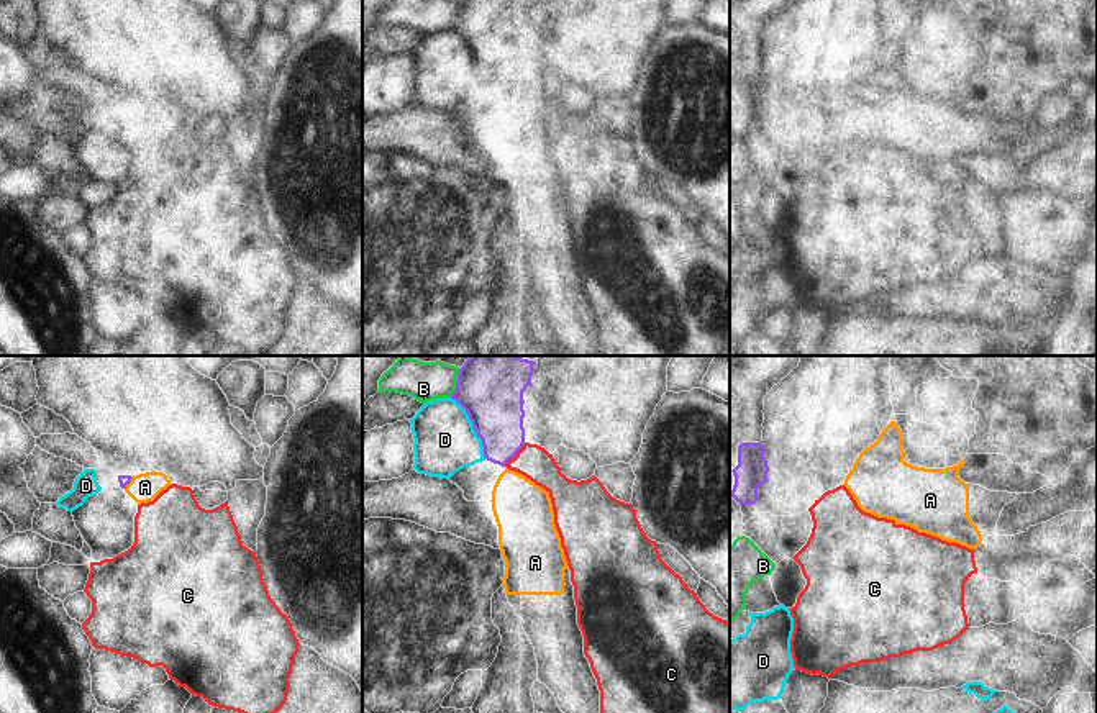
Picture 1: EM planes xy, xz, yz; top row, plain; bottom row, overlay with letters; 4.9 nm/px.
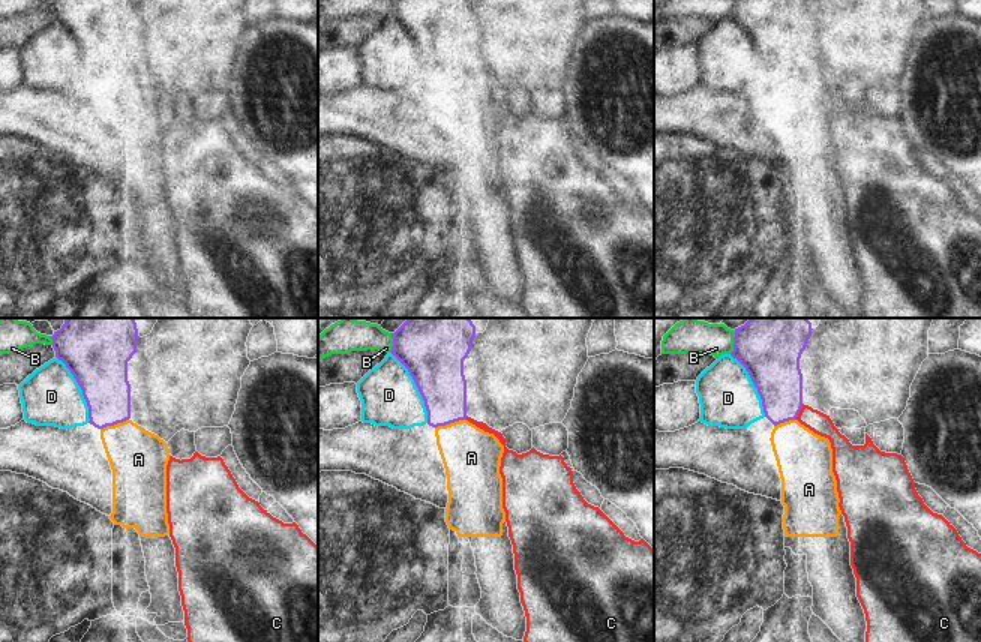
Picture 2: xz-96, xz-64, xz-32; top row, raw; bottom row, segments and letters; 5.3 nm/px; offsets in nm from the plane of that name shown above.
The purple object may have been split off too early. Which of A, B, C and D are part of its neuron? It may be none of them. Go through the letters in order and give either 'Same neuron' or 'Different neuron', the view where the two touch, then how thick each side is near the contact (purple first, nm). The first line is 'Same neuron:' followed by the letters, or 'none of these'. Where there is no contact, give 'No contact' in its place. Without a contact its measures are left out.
Same neuron: A
A: Same neuron. Touches purple in xy. Thickness 50 nm (purple) against 140 nm
B: Different neuron. Touches purple in xz. Thickness 320 nm (purple) against 190 nm
C: Different neuron. Touches purple in xz. Thickness 280 nm (purple) against 170 nm
D: Different neuron. Touches purple in xz. Thickness 320 nm (purple) against 300 nm

